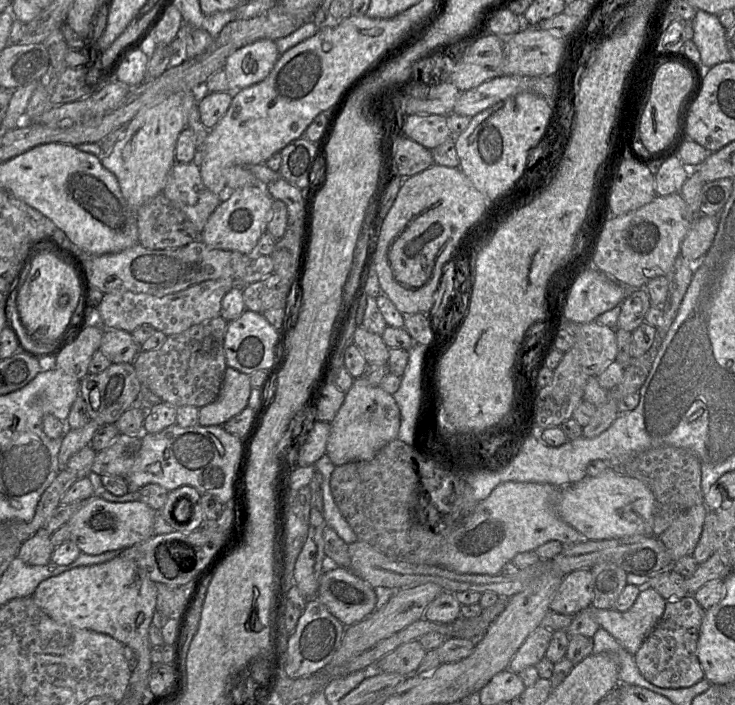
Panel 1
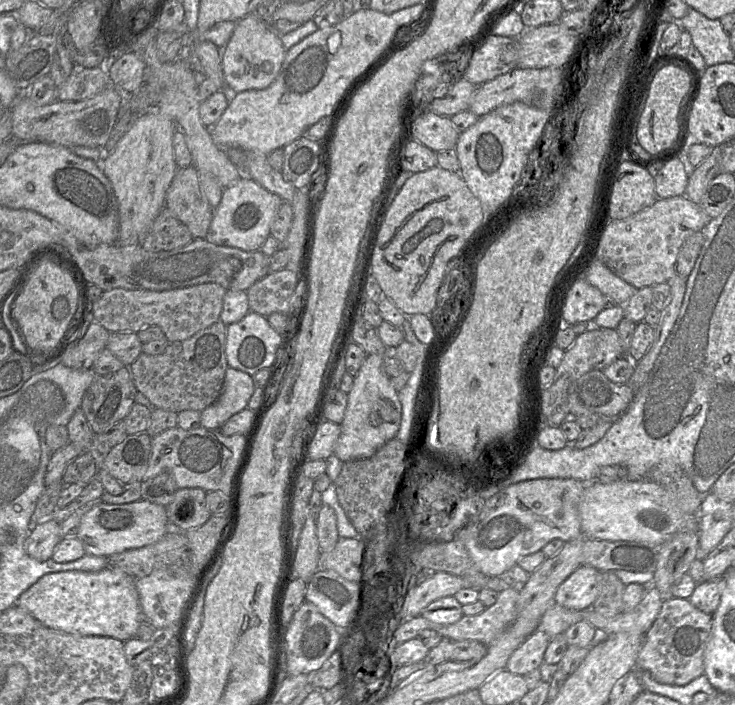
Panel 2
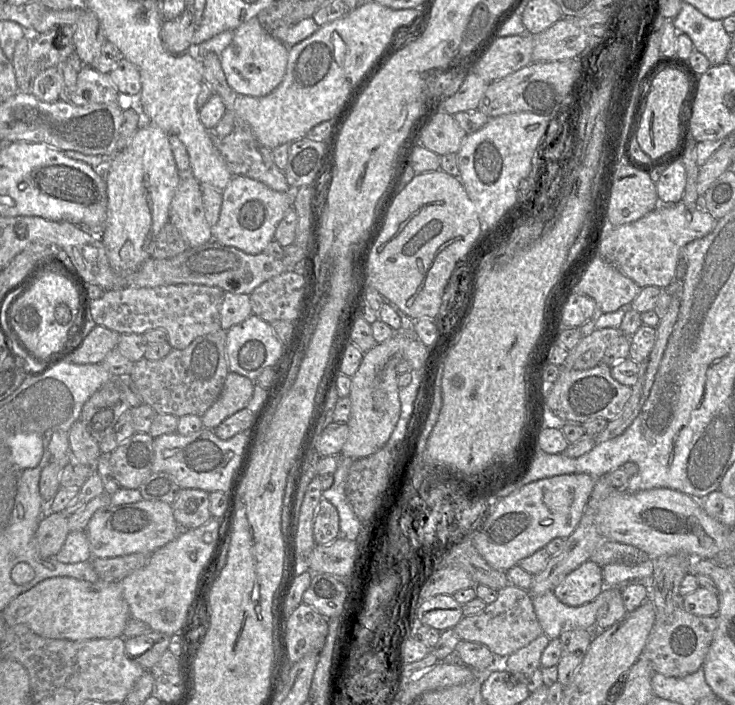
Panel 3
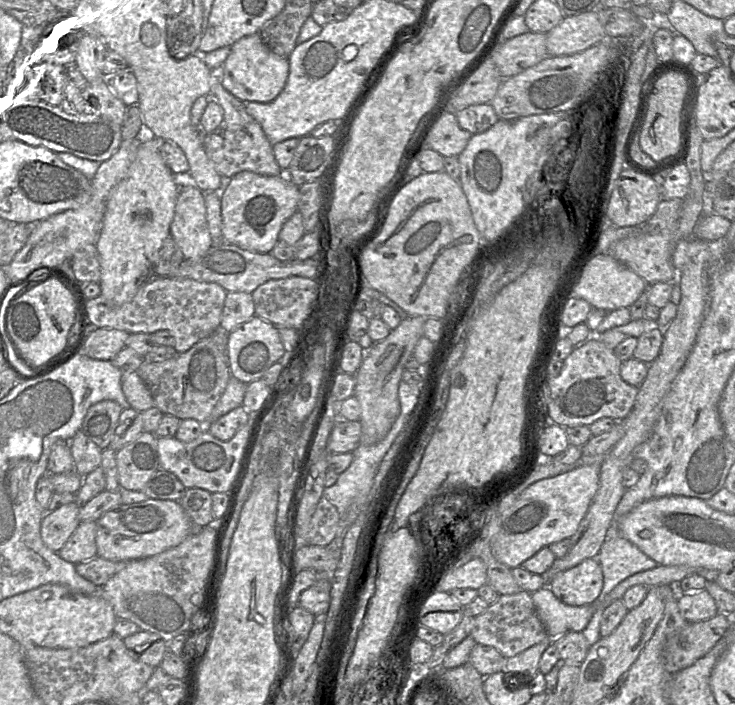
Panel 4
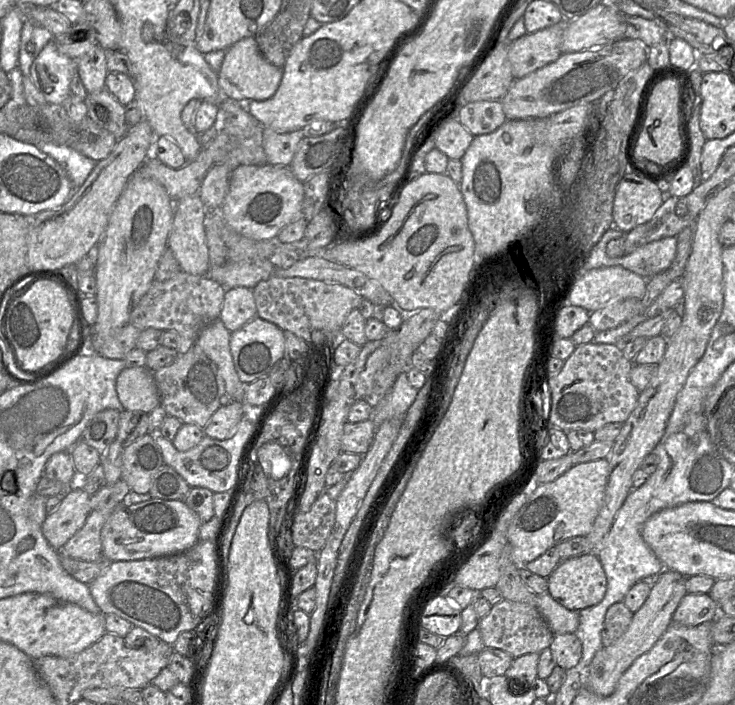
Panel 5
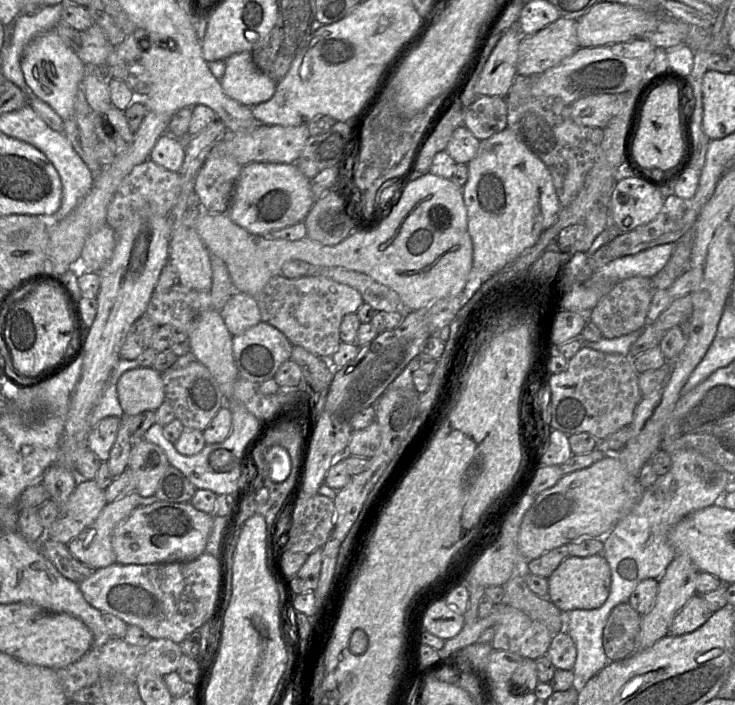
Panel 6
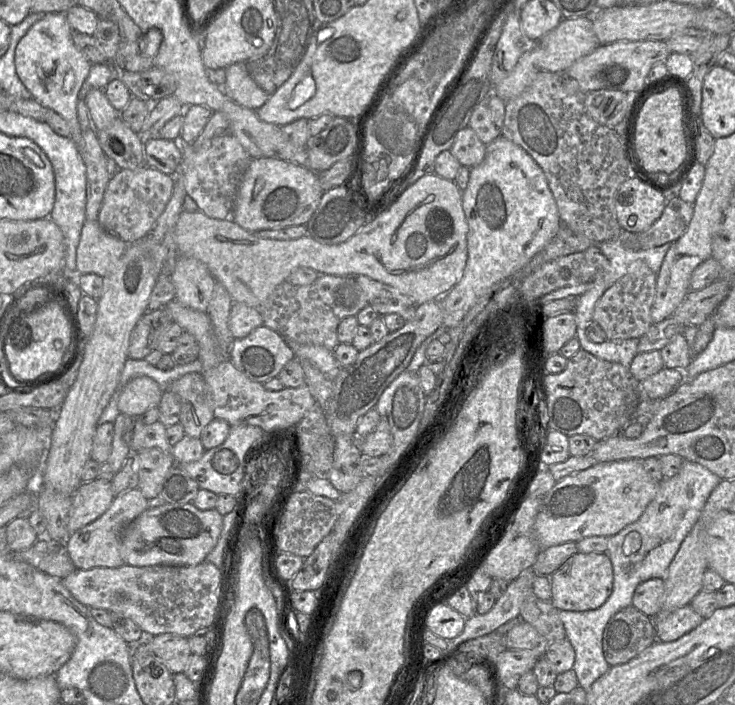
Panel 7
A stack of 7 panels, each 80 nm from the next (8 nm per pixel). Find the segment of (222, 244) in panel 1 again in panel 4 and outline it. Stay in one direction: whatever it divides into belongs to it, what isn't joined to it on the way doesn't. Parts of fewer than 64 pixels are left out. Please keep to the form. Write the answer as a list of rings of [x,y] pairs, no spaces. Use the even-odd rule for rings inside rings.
[[[242,171],[225,181],[219,194],[223,240],[251,252],[269,253],[279,241],[278,234],[283,224],[298,211],[299,187],[291,183],[285,174],[264,176],[250,171]]]

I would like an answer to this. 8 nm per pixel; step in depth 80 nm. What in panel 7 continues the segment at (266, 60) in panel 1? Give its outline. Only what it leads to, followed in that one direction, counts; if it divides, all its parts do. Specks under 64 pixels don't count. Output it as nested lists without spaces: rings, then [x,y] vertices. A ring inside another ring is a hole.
[[[237,62],[227,66],[225,74],[226,81],[222,90],[237,104],[251,110],[257,110],[269,99],[269,95],[249,75],[245,62]]]

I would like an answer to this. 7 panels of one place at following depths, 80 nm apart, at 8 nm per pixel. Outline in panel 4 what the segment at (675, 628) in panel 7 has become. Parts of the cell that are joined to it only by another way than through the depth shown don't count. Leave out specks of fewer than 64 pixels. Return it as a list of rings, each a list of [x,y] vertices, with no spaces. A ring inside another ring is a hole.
[[[705,589],[683,593],[678,600],[678,608],[688,623],[709,620],[719,613],[714,599]]]

